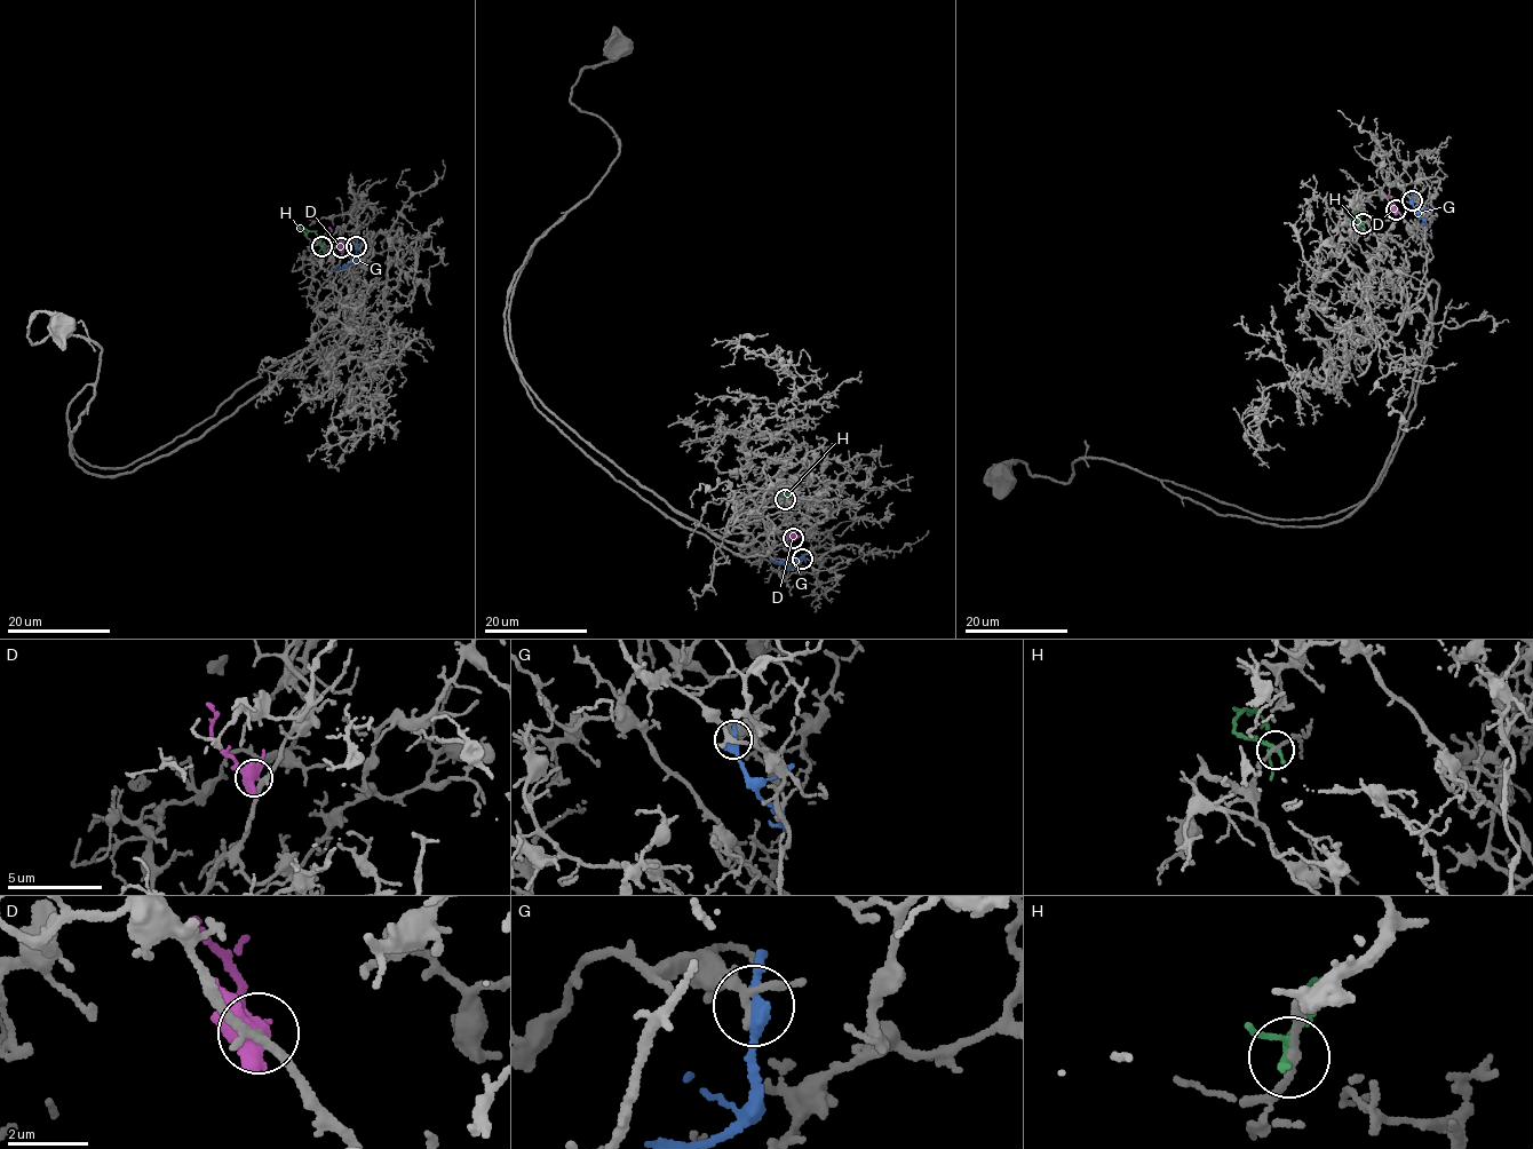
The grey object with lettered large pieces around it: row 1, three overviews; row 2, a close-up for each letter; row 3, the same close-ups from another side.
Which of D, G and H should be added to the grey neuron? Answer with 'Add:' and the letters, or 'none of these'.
Add: D

